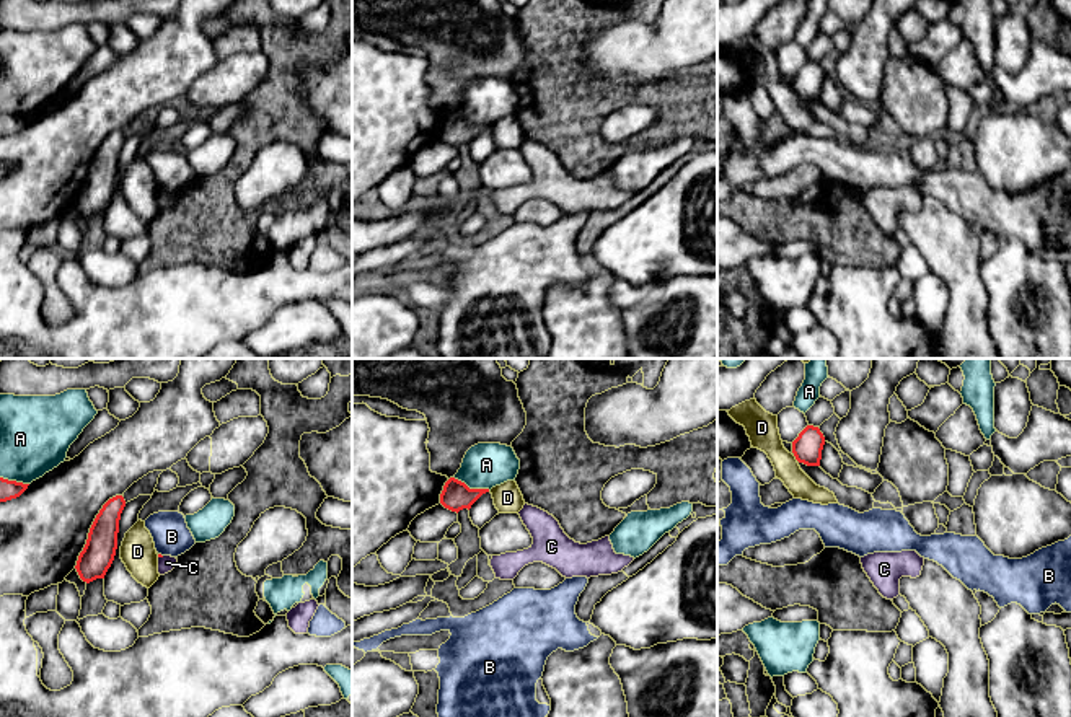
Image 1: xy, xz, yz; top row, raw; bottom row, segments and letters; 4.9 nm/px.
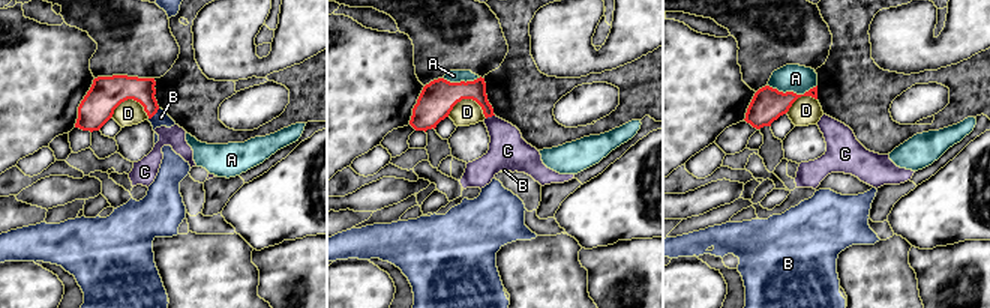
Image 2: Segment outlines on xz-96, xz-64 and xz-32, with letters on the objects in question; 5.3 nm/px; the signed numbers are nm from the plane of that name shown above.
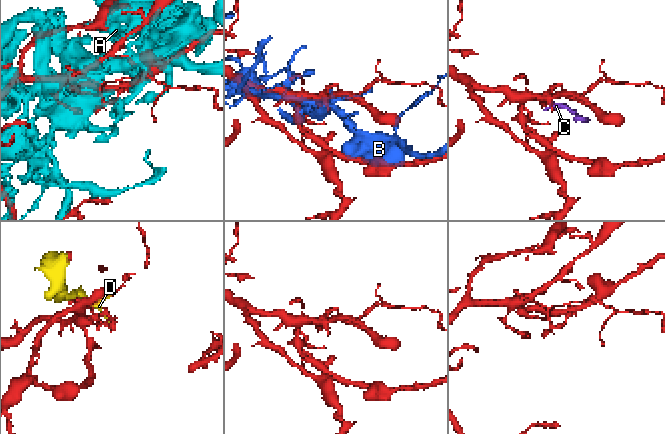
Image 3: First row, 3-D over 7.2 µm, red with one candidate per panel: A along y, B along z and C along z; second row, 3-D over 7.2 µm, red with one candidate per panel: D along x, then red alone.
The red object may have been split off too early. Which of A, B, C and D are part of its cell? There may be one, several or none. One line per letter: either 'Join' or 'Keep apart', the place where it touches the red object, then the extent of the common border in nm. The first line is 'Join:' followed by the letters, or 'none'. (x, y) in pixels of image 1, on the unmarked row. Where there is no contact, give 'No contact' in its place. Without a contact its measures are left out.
Join: none
A: Keep apart. Touches red at xz (471, 124). Shared border 200 nm
B: Keep apart. Touches red at xy (160, 189). Shared border 30 nm
C: Keep apart. Touches red at xy (160, 191). Shared border 30 nm
D: Keep apart. Touches red at yz (796, 93). Shared border 40 nm

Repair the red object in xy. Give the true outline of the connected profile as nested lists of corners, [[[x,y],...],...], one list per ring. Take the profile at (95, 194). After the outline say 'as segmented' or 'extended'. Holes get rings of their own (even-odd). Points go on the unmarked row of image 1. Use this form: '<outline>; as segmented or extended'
[[[116,130],[96,150],[75,200],[83,217],[90,218],[96,213],[104,213],[111,202],[117,184],[119,155],[124,142],[124,132]]]; as segmented

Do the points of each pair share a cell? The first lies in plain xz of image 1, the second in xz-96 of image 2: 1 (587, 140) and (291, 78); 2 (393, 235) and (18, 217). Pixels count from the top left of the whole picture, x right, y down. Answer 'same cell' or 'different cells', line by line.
1: same cell
2: different cells

